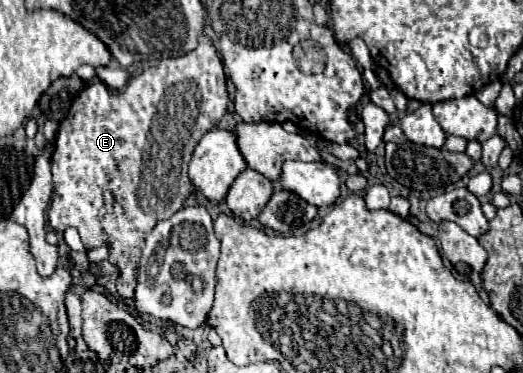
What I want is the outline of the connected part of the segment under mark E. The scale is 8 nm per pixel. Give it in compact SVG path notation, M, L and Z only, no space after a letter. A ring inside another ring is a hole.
M201 35L197 49L175 59L163 59L159 67L151 67L133 77L123 91L111 91L105 83L95 79L75 97L71 111L61 121L53 151L55 191L49 209L49 223L55 231L75 227L87 249L105 243L109 245L109 261L121 271L117 281L121 297L133 297L137 263L141 249L145 247L145 235L161 219L177 213L193 193L193 185L187 175L189 159L199 139L209 129L217 127L227 107L229 93L223 63L211 39Z

